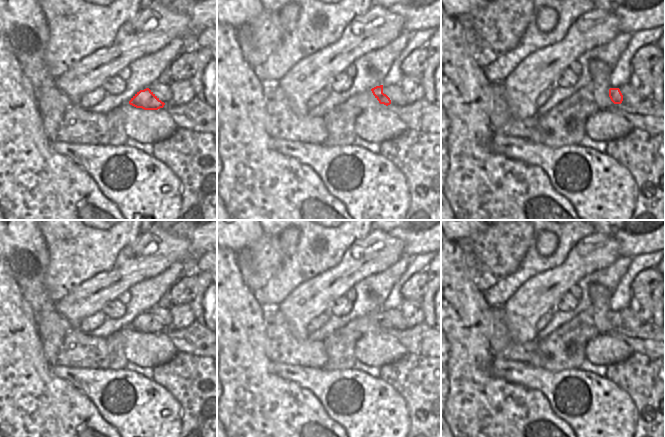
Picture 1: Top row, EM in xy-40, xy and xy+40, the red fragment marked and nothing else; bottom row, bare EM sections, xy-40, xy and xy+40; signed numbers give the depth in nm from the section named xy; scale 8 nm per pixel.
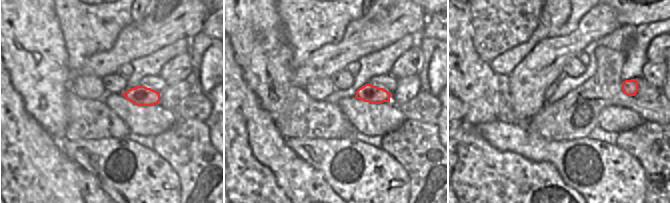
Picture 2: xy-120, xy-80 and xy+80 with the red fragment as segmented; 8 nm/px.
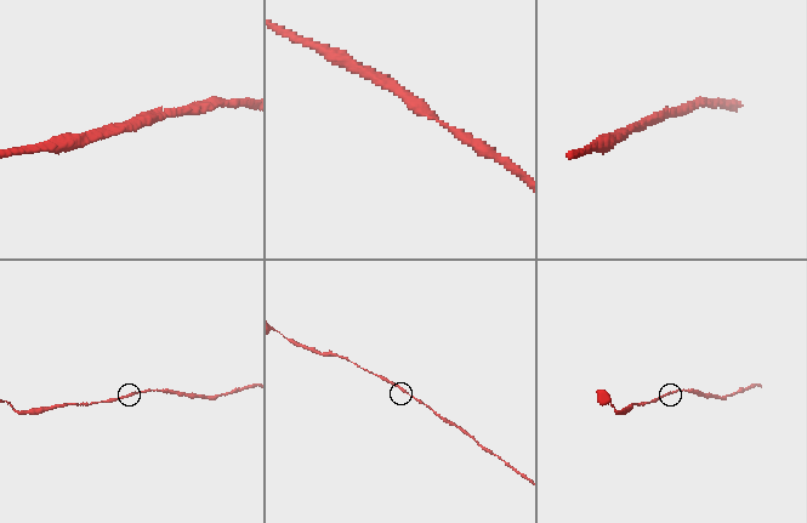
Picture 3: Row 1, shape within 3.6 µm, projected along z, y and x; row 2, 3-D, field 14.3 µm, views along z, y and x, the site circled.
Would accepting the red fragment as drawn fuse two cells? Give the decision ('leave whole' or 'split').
leave whole

